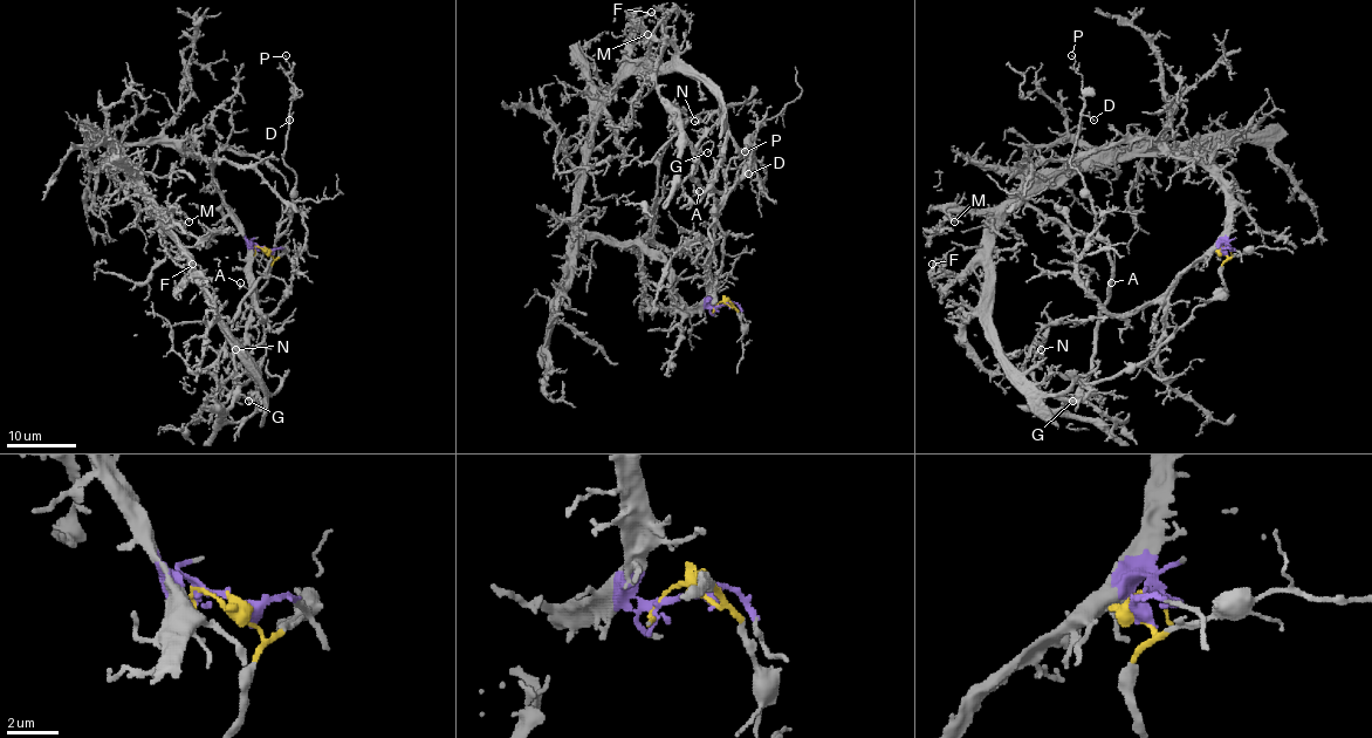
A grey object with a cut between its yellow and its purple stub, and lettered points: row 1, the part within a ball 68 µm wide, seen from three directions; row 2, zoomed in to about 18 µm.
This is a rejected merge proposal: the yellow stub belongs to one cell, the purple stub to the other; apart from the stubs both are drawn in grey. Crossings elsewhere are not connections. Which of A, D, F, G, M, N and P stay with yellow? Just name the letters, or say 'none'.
A, D, G, P

